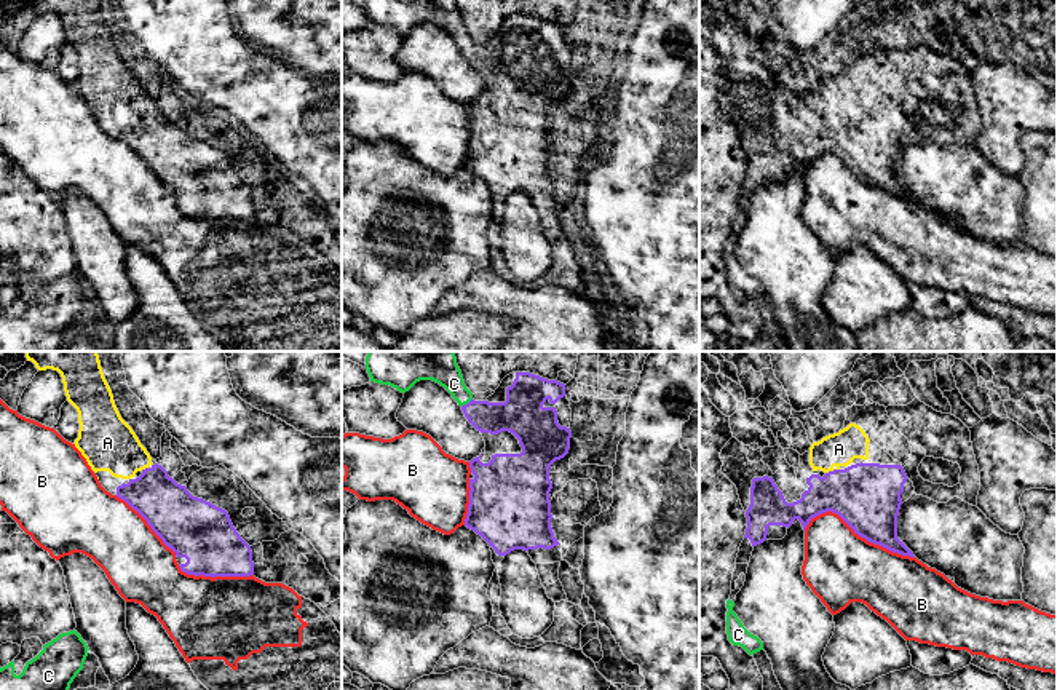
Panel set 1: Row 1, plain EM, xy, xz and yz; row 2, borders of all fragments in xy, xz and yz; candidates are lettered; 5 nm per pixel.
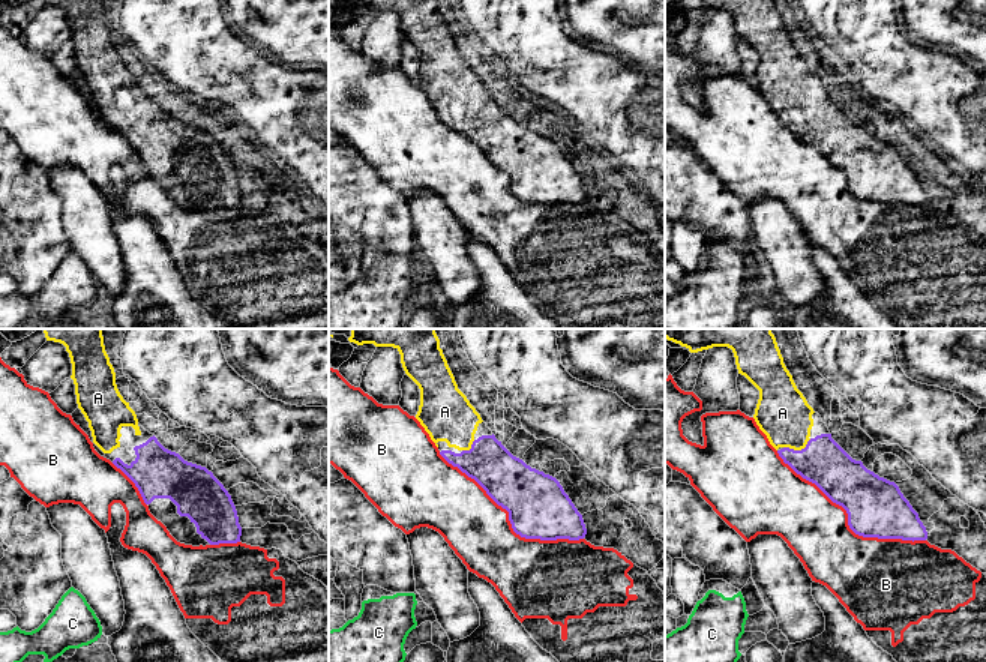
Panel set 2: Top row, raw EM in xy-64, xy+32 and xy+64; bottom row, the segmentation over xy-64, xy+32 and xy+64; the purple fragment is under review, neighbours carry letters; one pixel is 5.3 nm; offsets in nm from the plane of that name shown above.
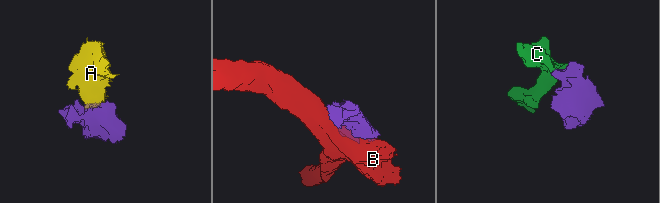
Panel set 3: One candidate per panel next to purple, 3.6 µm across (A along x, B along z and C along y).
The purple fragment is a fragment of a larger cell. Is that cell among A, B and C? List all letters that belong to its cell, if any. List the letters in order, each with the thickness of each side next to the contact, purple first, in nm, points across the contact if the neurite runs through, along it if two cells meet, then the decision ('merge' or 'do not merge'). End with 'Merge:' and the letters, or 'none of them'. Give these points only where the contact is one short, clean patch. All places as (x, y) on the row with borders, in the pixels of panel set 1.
A: 340 nm thick on the purple side, 170 nm on the other; runs through yz (866, 495), (858, 494), (834, 470), (839, 449); merge
B: 340 nm thick on the purple side, 360 nm on the other; do not merge
C: 180 nm thick on the purple side, 180 nm on the other; merge
Merge: A, C

